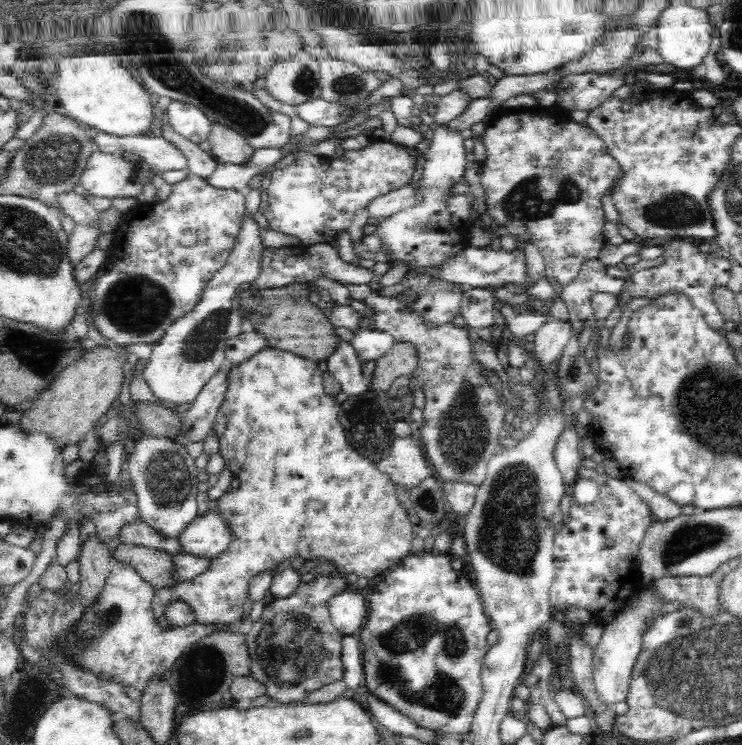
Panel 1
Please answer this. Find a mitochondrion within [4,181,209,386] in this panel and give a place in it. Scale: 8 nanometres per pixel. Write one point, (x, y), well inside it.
(139, 305)

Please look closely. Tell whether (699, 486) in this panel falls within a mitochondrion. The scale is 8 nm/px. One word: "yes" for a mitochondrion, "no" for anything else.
no

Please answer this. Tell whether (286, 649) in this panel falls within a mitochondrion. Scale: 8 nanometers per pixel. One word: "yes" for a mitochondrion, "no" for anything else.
yes

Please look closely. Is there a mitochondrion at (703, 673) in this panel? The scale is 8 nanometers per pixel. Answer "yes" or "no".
yes

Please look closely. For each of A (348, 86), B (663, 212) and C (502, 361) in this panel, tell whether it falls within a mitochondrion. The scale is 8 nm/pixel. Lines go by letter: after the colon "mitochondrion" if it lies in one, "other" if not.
A: mitochondrion
B: mitochondrion
C: other

